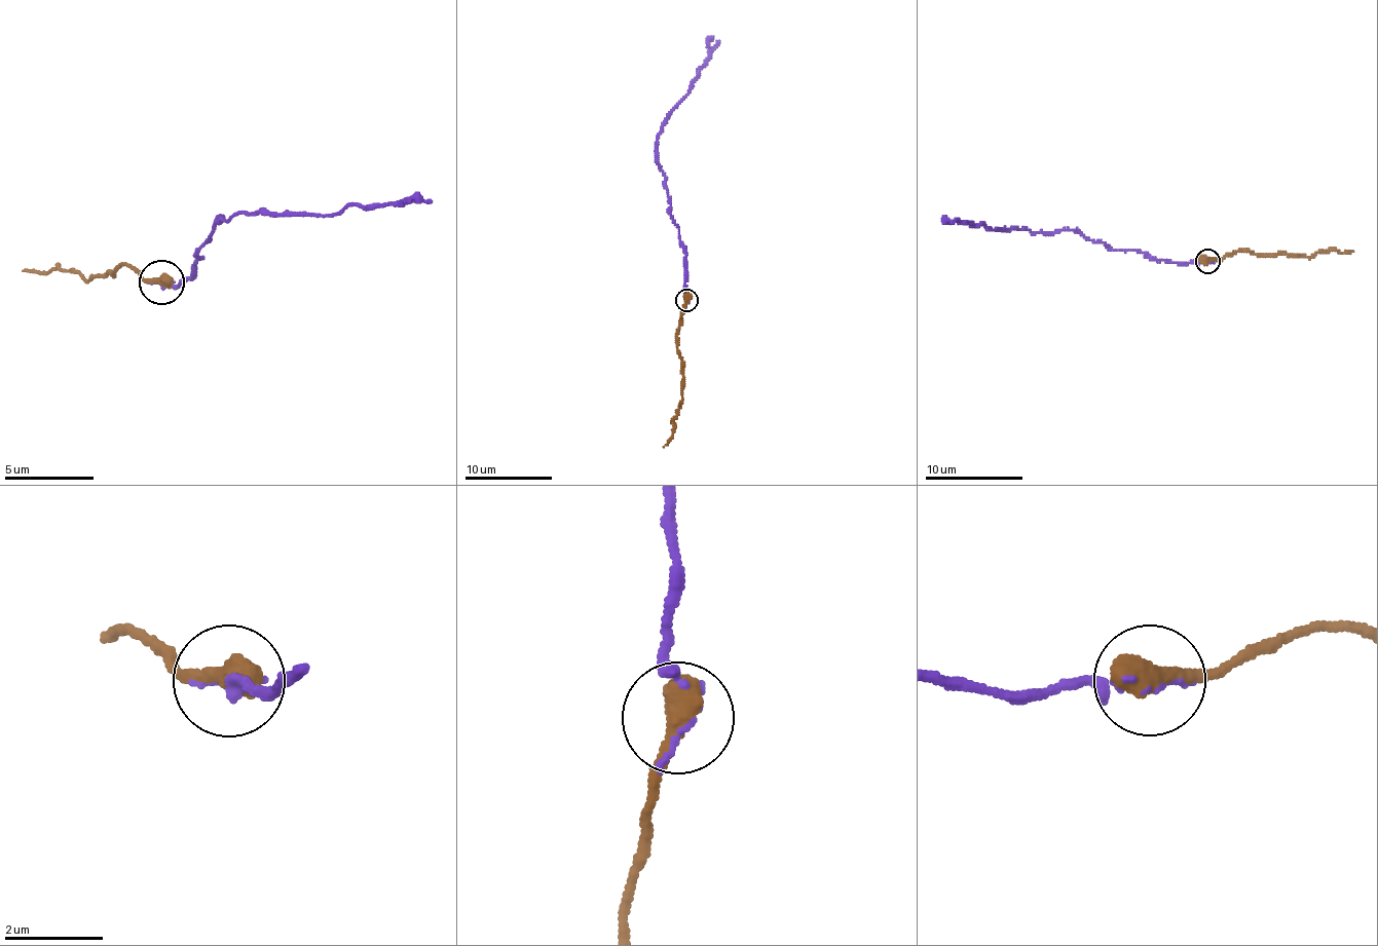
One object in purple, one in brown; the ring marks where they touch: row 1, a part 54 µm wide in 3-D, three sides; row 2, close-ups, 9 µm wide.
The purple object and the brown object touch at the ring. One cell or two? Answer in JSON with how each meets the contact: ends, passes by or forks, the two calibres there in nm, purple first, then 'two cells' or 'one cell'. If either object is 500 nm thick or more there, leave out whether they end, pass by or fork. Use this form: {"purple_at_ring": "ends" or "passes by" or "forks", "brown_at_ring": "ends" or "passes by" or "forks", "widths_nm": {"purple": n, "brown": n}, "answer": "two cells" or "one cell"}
{"widths_nm": {"purple": 60, "brown": 600}, "answer": "one cell"}

